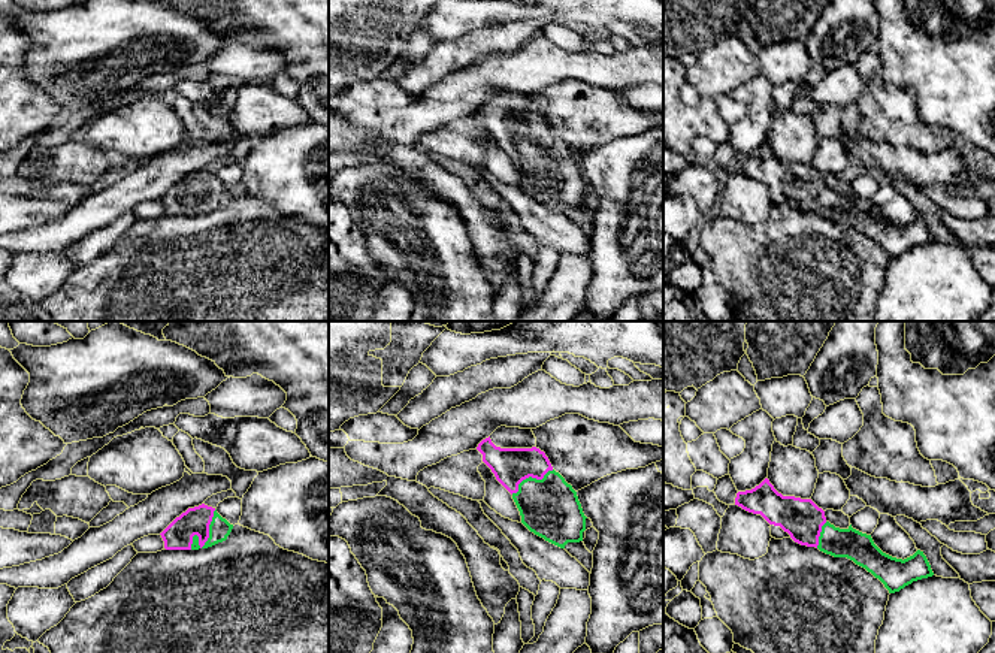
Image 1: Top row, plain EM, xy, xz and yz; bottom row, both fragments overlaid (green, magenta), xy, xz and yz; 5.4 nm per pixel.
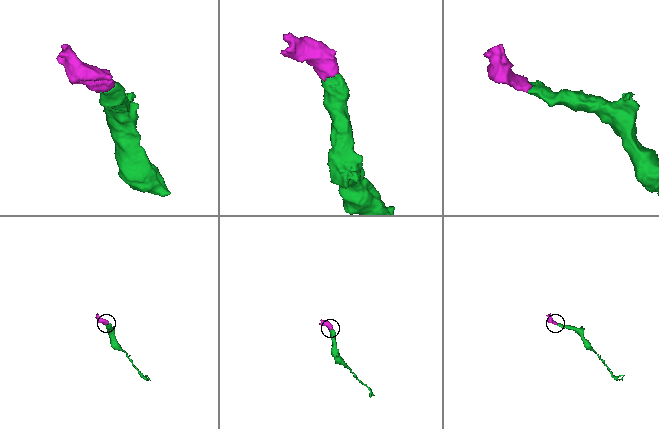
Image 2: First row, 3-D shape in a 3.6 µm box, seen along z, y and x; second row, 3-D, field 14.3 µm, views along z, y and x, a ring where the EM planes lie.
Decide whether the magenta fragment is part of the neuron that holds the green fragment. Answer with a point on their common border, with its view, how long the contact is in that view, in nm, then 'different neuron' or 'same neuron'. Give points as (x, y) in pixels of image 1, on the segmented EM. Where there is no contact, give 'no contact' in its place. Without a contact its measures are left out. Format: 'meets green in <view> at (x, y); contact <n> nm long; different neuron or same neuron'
meets green in xy at (206, 541); contact 260 nm long; same neuron

